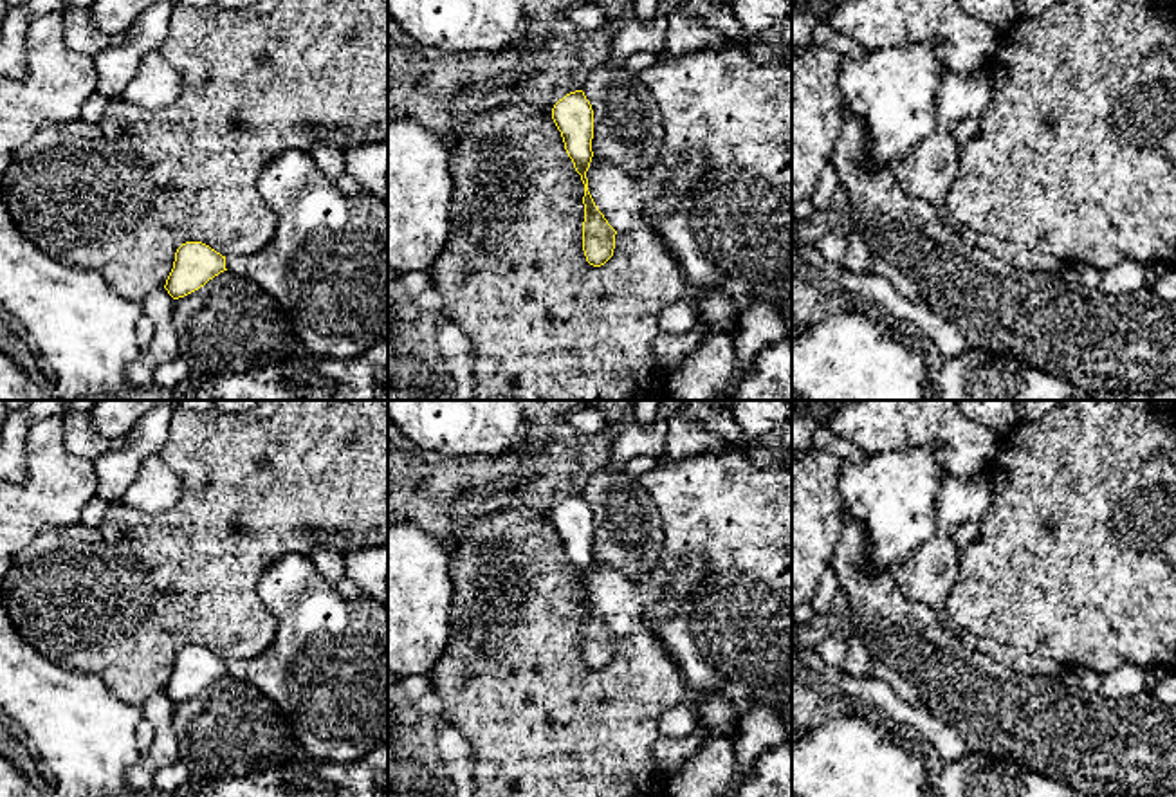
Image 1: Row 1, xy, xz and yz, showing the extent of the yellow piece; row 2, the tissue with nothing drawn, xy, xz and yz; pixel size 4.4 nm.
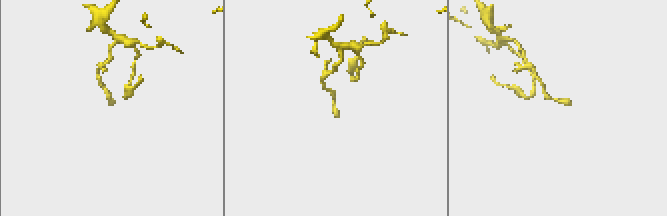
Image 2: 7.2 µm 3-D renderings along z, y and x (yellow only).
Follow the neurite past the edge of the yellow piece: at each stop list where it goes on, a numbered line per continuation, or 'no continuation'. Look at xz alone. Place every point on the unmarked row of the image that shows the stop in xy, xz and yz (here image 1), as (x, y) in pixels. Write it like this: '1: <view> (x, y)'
no continuation

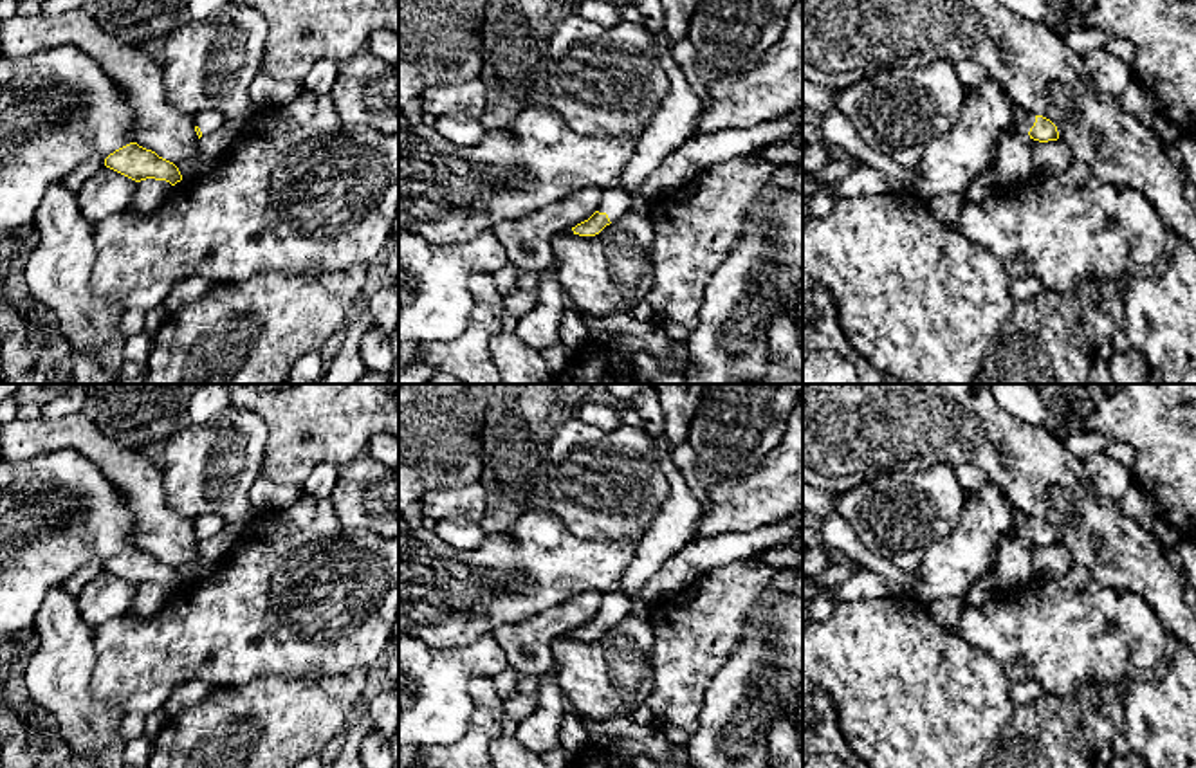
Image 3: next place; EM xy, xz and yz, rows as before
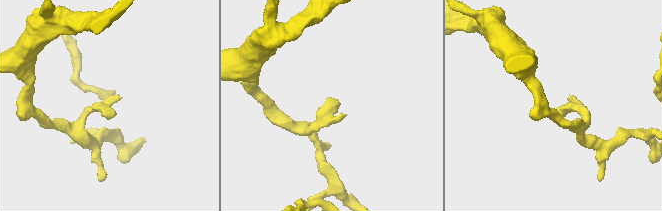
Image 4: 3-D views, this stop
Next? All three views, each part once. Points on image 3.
1: xz (682, 568)

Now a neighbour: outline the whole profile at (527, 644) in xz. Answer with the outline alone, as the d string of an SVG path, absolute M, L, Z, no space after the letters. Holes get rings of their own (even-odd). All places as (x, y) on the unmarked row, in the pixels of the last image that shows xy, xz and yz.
M584 591L566 602L536 613L518 624L503 624L491 635L516 672L539 676L554 671L552 640L588 624L603 600L599 591Z

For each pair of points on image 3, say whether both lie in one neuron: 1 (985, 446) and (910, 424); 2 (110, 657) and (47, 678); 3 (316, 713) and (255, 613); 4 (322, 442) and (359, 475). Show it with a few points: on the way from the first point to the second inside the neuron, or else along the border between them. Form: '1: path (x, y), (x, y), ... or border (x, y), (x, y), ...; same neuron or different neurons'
1: path (967, 428), (964, 424), (928, 424); same neuron
2: border (92, 633), (92, 691), (112, 702); different neurons
3: border (287, 676), (260, 676), (246, 685); different neurons
4: border (359, 455), (340, 469); different neurons

